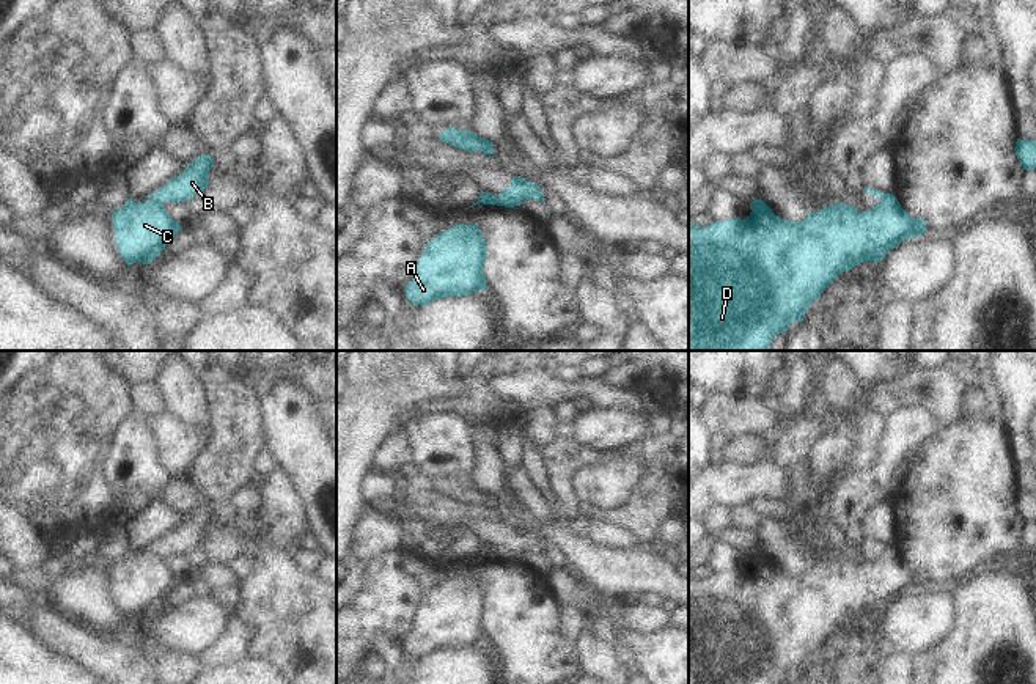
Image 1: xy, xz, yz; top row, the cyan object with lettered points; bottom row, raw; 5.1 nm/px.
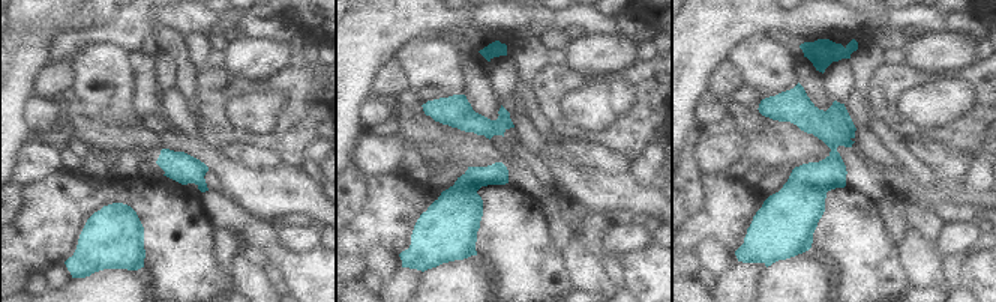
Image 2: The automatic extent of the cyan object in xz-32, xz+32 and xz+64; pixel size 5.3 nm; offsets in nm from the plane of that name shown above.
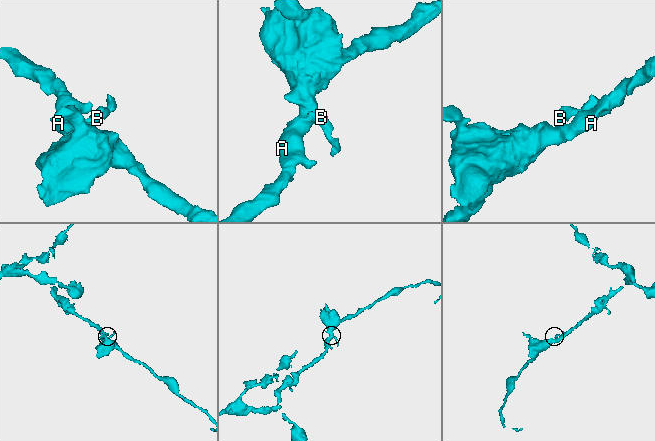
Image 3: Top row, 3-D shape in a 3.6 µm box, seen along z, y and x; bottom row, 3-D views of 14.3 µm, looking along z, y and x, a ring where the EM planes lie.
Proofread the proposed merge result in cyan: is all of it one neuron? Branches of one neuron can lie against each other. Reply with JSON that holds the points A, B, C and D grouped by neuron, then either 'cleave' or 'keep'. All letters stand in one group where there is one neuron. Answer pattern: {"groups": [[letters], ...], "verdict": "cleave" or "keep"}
{"groups": [["A", "C", "D"], ["B"]], "verdict": "cleave"}

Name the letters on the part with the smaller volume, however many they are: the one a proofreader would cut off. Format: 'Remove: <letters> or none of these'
Remove: B

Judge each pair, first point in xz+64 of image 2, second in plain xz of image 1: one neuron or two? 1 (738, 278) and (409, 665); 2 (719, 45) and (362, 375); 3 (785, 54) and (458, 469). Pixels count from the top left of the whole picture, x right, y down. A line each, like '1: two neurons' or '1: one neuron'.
1: one neuron
2: two neurons
3: one neuron

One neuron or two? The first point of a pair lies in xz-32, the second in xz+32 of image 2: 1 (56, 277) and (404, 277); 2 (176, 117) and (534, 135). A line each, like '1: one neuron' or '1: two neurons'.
1: two neurons
2: one neuron

